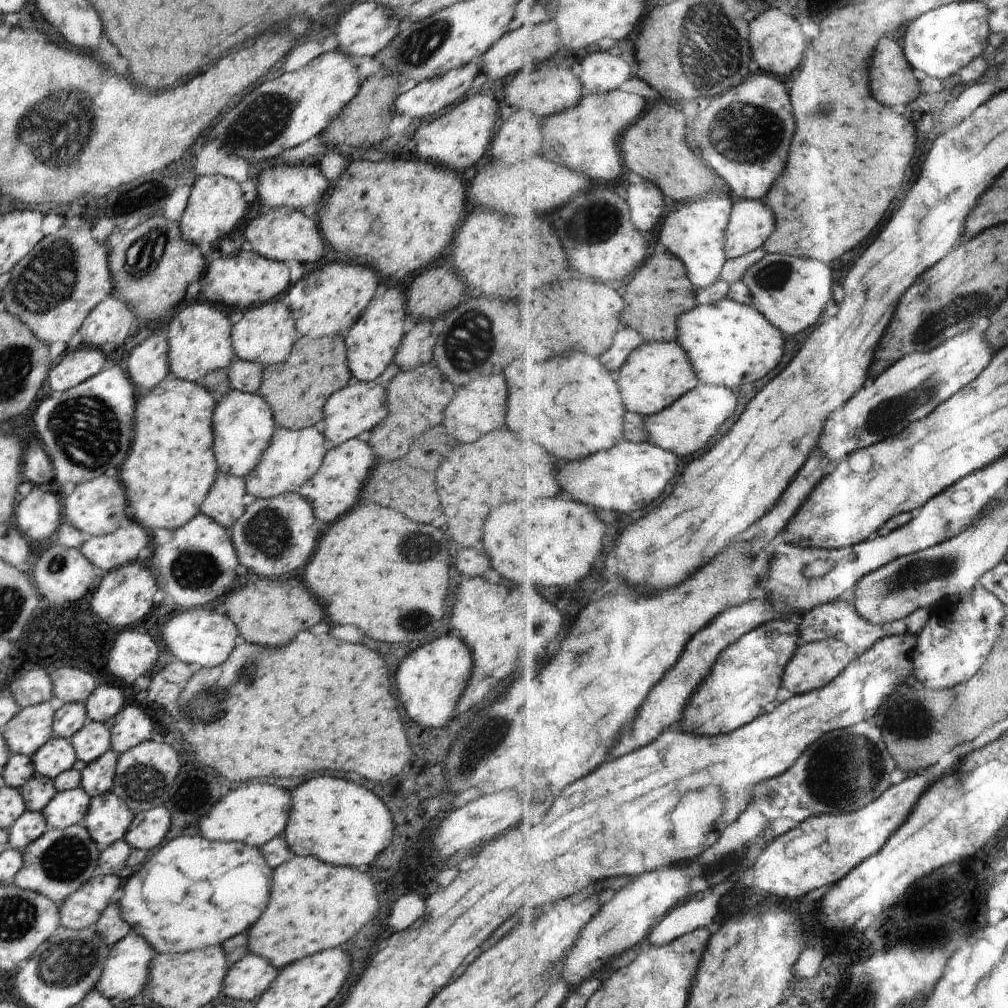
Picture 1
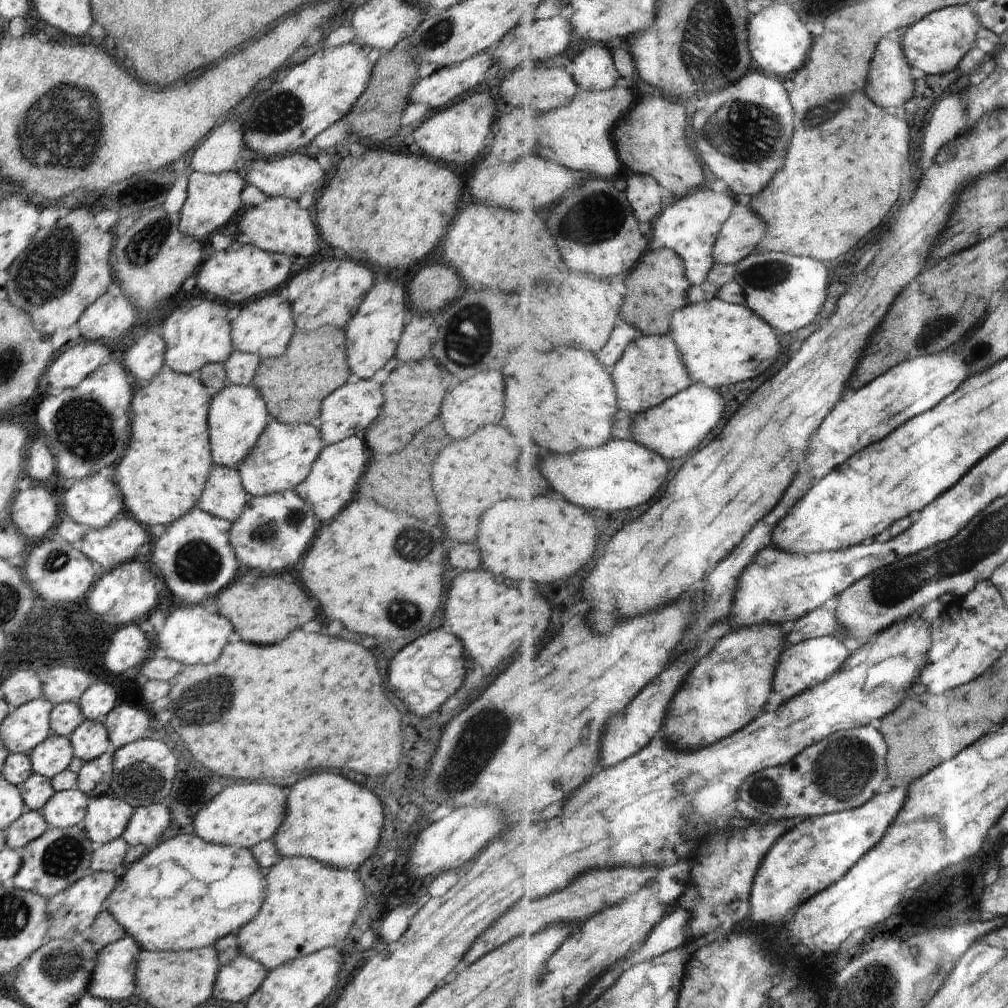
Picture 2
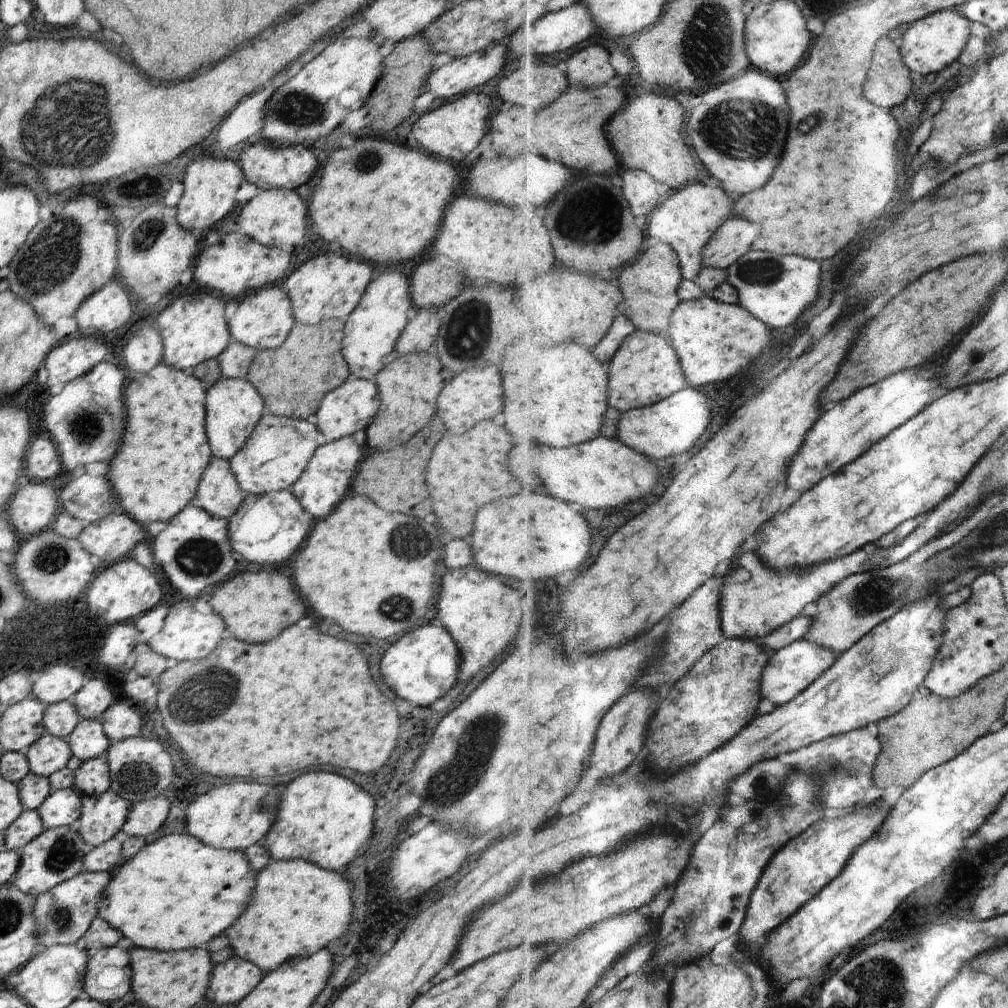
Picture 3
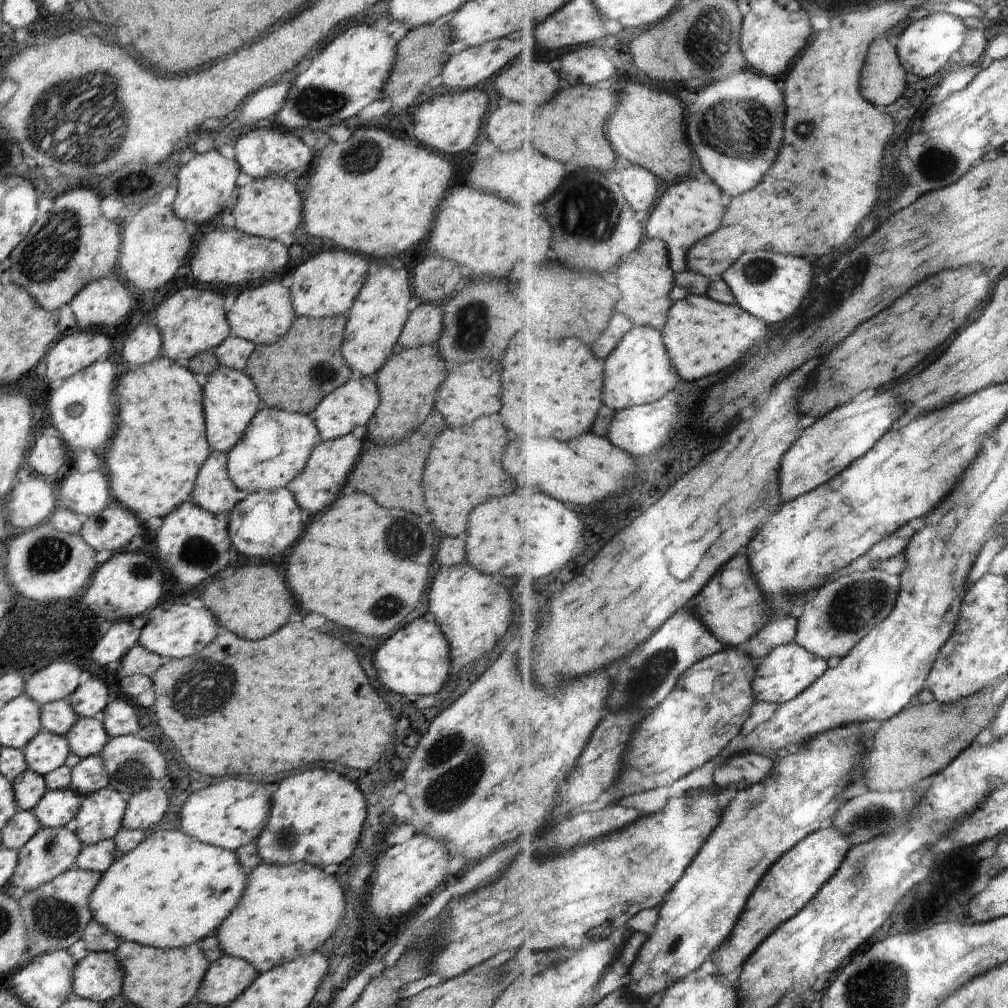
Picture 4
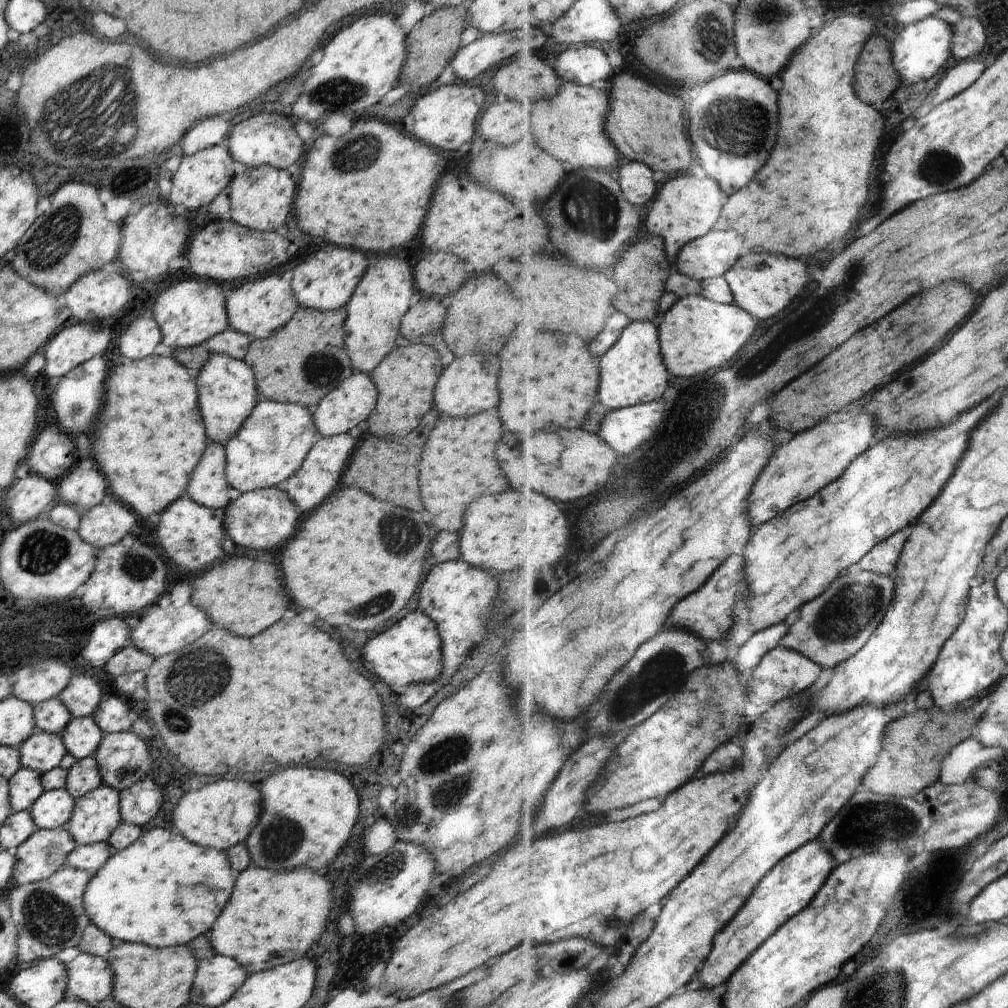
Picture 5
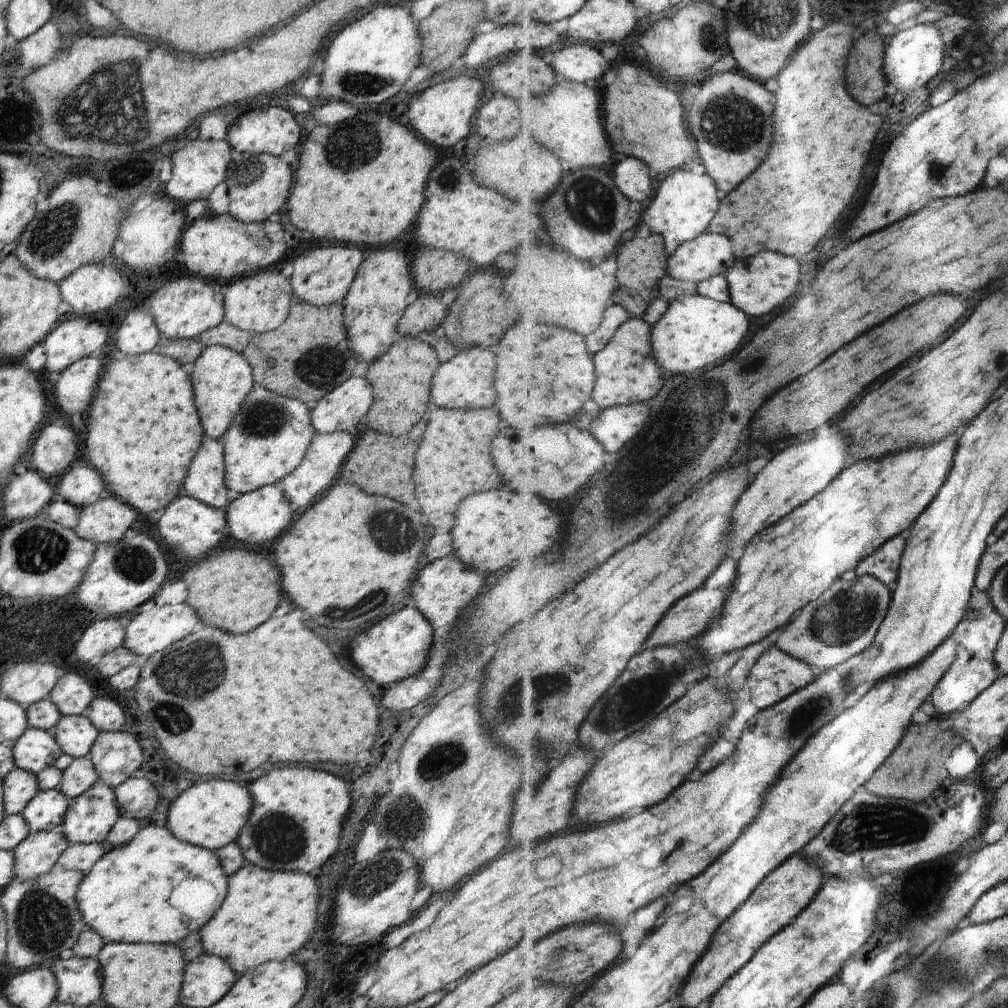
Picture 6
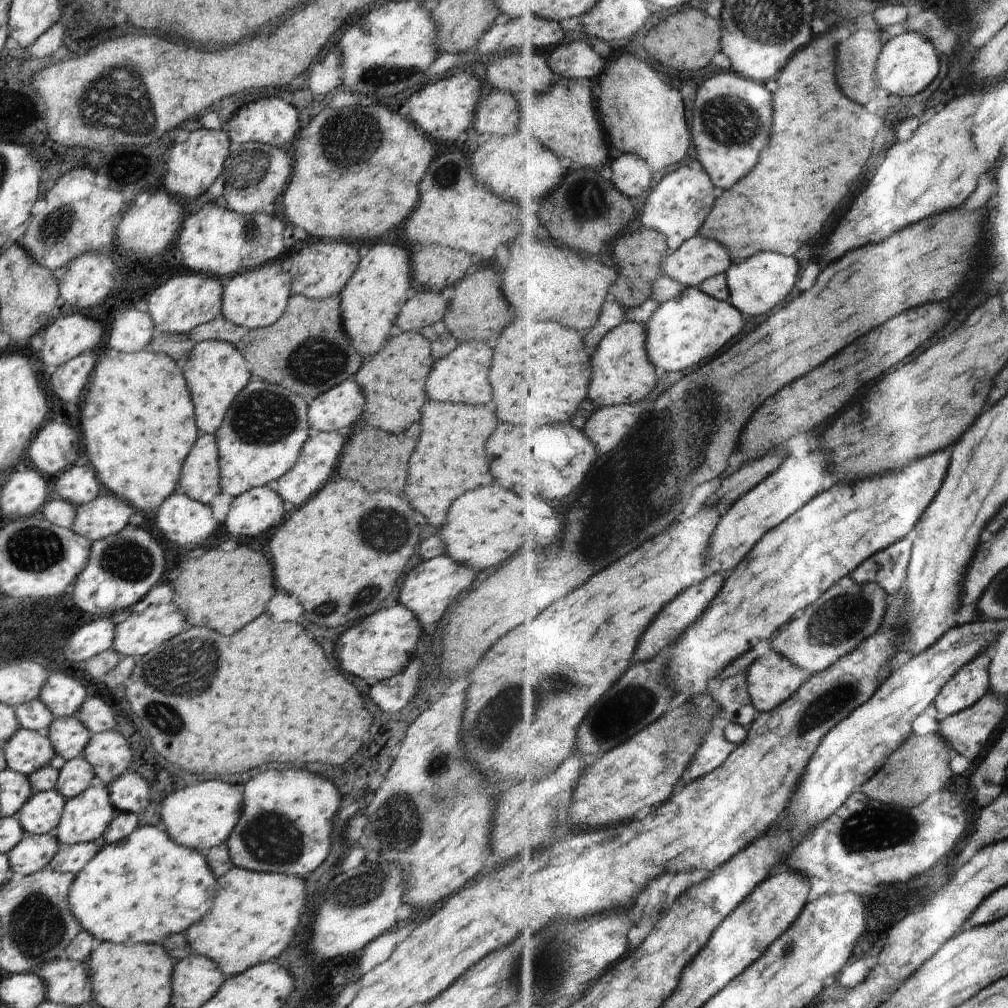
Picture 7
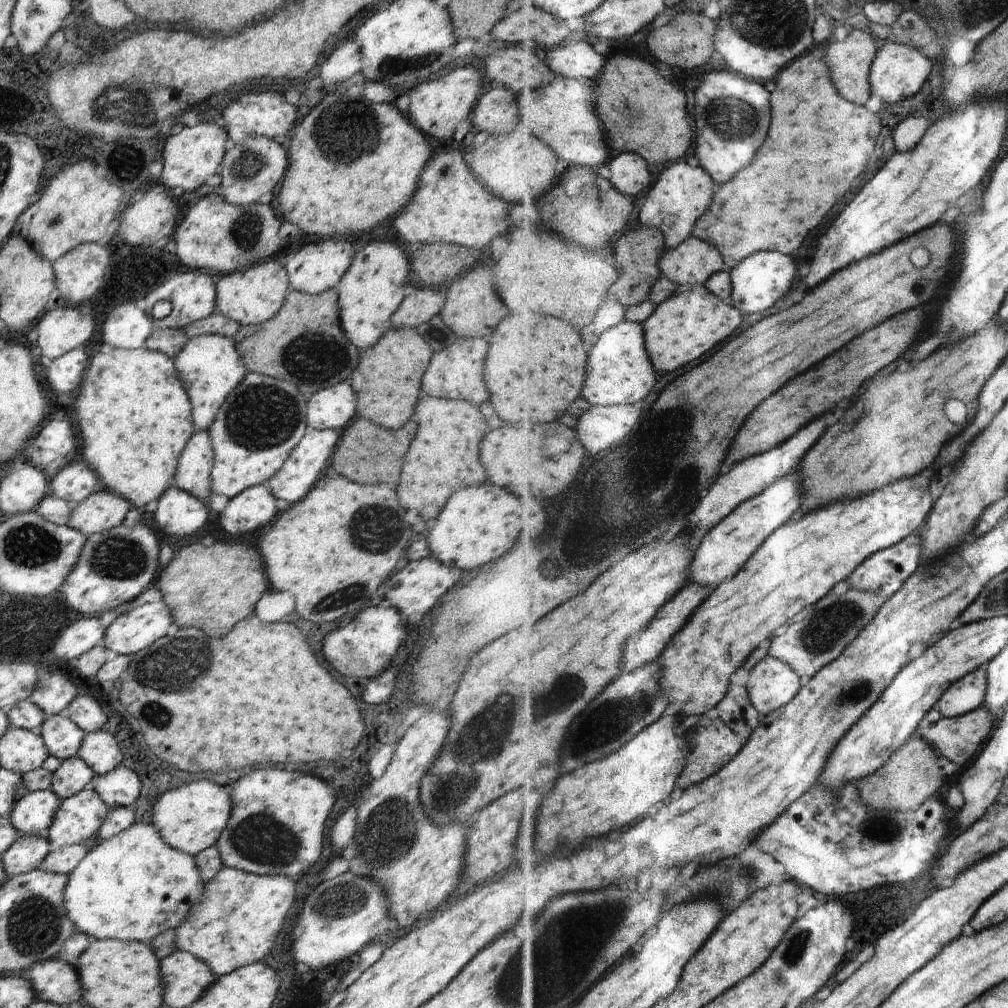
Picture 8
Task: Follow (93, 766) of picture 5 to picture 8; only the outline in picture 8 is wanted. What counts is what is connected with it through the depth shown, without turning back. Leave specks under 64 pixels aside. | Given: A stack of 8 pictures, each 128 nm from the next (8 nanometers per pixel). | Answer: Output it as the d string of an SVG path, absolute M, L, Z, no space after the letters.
M78 757L63 760L60 767L53 773L54 776L52 776L52 780L50 780L49 789L61 799L74 796L81 790L84 790L96 775L95 772Z

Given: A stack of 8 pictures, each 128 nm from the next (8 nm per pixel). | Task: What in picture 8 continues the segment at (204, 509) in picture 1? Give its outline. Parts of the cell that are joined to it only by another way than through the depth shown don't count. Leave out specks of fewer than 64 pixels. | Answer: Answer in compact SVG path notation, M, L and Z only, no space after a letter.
M197 429L182 450L172 478L173 485L205 502L210 490L214 450L206 430Z

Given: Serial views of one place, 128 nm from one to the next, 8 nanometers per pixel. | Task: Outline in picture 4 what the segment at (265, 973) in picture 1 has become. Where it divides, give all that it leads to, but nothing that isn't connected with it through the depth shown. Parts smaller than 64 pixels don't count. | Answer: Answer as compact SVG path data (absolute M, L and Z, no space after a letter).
M222 955L208 966L195 996L212 1006L228 1006L256 980L257 975L257 970L246 960Z

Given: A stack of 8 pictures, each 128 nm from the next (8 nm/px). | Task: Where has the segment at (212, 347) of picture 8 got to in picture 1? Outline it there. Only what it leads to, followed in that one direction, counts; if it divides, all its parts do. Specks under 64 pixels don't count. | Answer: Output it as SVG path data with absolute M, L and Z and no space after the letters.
M231 389L217 401L212 416L213 451L218 470L238 478L247 478L270 446L276 426L270 405L258 393Z

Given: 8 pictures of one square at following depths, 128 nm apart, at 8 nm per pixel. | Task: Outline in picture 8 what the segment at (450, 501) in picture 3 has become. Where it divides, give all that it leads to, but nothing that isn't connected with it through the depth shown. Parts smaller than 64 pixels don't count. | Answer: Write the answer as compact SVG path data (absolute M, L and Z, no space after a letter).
M422 394L414 410L412 418L418 422L418 436L404 456L399 482L394 489L400 506L417 510L419 516L430 523L454 492L482 484L486 480L478 452L480 440L493 428L486 422L477 405L464 400Z

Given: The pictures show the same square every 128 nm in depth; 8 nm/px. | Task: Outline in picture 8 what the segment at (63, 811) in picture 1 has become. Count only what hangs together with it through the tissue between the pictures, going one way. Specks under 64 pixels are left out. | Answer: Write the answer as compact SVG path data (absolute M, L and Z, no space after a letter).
M50 789L26 791L10 812L10 822L19 835L44 835L50 828L60 804L61 798Z

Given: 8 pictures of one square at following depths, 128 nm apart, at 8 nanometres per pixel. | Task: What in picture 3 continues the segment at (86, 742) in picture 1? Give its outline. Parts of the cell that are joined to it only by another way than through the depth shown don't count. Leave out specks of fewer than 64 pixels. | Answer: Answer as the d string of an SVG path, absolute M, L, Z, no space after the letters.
M81 719L65 740L71 753L84 762L99 757L111 748L111 740L97 719Z

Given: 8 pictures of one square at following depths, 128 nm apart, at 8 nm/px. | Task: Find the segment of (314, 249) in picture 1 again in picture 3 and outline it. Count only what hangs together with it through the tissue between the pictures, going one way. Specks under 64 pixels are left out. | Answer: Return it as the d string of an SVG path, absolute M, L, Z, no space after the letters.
M284 188L260 189L260 192L242 205L240 214L235 222L240 226L240 232L252 238L256 242L268 247L282 248L282 246L292 246L292 248L302 248L308 242L308 220L307 201L300 198L294 190Z

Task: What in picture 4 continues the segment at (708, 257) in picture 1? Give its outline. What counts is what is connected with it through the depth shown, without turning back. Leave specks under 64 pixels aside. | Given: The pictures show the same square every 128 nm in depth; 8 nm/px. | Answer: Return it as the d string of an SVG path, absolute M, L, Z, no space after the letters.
M688 180L682 182L674 188L670 188L662 198L650 216L650 224L648 224L648 236L650 239L662 239L668 242L671 254L672 268L676 272L686 272L689 270L688 258L692 248L704 240L704 238L717 233L723 228L724 216L726 216L726 208L730 208L730 204L726 206L724 202L724 190L719 184L704 184L698 180Z

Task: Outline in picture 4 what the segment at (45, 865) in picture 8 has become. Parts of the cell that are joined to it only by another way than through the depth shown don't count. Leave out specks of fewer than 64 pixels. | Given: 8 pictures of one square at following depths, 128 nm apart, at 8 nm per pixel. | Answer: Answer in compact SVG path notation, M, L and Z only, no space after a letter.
M114 839L103 840L95 845L83 845L80 854L76 856L76 869L96 872L106 872L115 859L116 844Z

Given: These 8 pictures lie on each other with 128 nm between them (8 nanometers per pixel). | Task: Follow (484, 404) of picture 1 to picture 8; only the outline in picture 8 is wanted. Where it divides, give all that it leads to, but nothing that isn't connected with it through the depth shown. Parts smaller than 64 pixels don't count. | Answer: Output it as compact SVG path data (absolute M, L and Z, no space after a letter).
M457 338L454 344L444 350L433 352L432 360L422 376L422 394L436 398L456 399L480 405L490 398L490 392L484 380L484 360L486 360L489 341L476 338Z

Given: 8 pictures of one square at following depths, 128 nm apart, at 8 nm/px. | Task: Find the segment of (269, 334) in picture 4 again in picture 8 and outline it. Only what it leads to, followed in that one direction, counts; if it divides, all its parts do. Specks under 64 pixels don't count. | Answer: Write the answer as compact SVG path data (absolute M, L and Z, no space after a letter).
M271 258L252 268L224 275L215 287L216 312L239 322L241 326L252 326L274 318L292 289L286 269Z

